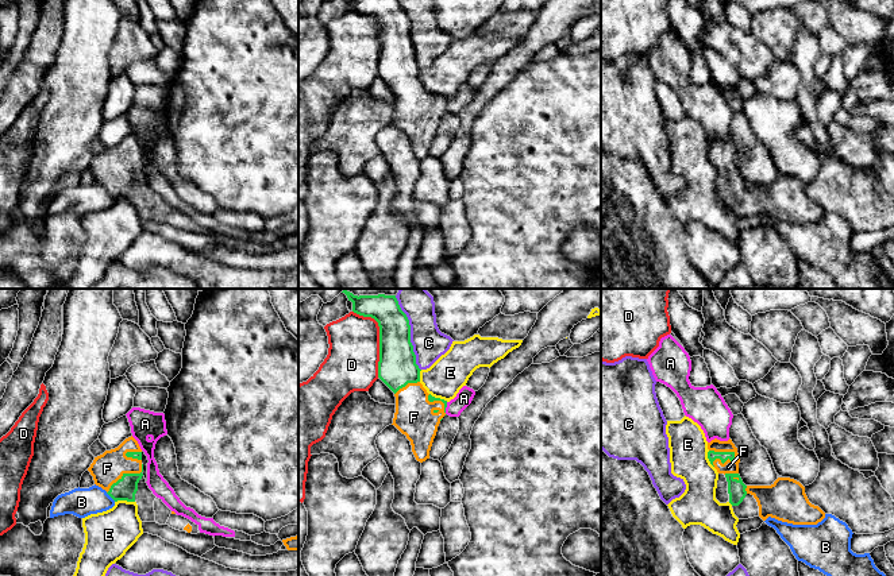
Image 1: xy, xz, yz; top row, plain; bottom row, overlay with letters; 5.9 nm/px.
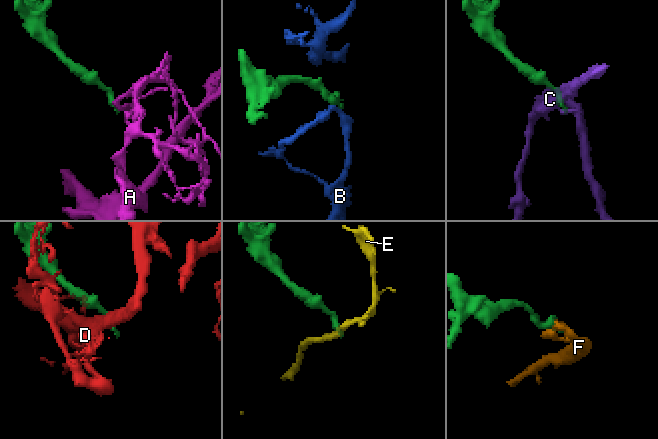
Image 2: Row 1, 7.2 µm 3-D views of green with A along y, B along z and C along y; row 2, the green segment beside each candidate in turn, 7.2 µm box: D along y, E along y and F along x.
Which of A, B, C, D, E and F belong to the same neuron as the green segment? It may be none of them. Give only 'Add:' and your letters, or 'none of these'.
Add: F

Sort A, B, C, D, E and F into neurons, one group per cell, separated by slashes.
A / B / C / D / E / F

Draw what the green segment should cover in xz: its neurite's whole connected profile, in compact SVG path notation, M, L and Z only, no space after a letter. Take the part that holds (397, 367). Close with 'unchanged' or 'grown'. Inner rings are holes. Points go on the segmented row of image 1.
M343 289L352 312L371 317L379 326L379 362L378 378L394 393L396 413L393 424L411 441L412 452L417 461L429 459L429 451L438 432L438 426L446 414L447 401L435 398L420 383L420 368L411 343L411 325L406 314L401 310L396 295L354 295Z; grown

